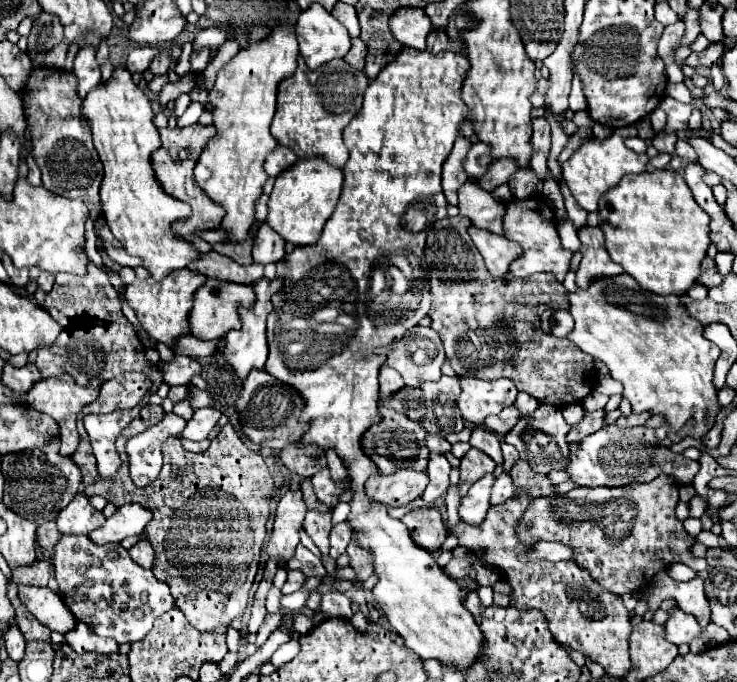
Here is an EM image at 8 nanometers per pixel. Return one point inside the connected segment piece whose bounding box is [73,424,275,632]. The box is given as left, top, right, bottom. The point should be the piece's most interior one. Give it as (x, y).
(208, 526)

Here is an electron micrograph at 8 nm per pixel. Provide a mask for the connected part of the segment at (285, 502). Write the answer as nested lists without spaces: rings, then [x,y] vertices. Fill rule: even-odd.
[[[289,490],[277,506],[273,534],[267,544],[267,554],[271,558],[283,558],[289,560],[295,552],[295,546],[299,544],[299,530],[305,520],[305,500],[301,490]]]

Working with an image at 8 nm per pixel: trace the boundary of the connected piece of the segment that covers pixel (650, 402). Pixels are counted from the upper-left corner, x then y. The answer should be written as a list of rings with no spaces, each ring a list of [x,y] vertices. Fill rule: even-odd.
[[[627,274],[611,278],[603,276],[599,280],[593,280],[589,288],[577,288],[575,292],[567,294],[567,298],[569,314],[575,320],[575,328],[567,334],[567,338],[571,338],[571,342],[575,342],[585,354],[601,360],[609,368],[609,374],[615,380],[623,382],[623,396],[631,402],[633,410],[637,414],[663,414],[667,424],[671,424],[669,438],[673,442],[679,442],[683,436],[701,440],[701,436],[713,426],[715,416],[721,410],[717,402],[717,390],[711,384],[719,348],[703,336],[703,326],[687,314],[687,310],[681,306],[681,300],[677,296],[657,296],[641,290],[637,288],[637,282]],[[689,418],[695,418],[695,426],[683,430]]]

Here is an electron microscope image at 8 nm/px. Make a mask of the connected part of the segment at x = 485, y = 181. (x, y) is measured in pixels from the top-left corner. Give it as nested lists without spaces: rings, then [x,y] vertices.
[[[501,158],[501,160],[495,160],[495,162],[491,164],[489,172],[487,172],[483,178],[479,178],[479,184],[481,184],[483,188],[487,188],[489,192],[493,192],[497,186],[507,184],[515,172],[517,172],[515,160],[511,160],[511,158]]]

